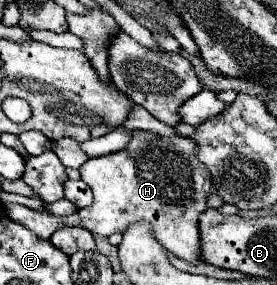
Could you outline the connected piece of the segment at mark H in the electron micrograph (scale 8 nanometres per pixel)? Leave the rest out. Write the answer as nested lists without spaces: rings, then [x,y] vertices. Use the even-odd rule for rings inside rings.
[[[135,131],[127,149],[87,159],[79,171],[95,195],[89,207],[79,209],[85,229],[99,235],[113,235],[123,233],[139,219],[147,219],[159,243],[173,255],[193,265],[205,263],[201,257],[199,215],[209,209],[207,197],[213,181],[207,167],[199,163],[197,145],[189,137],[157,137]]]

